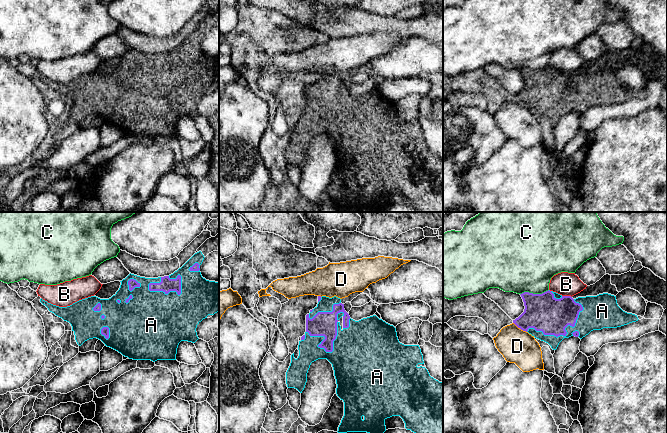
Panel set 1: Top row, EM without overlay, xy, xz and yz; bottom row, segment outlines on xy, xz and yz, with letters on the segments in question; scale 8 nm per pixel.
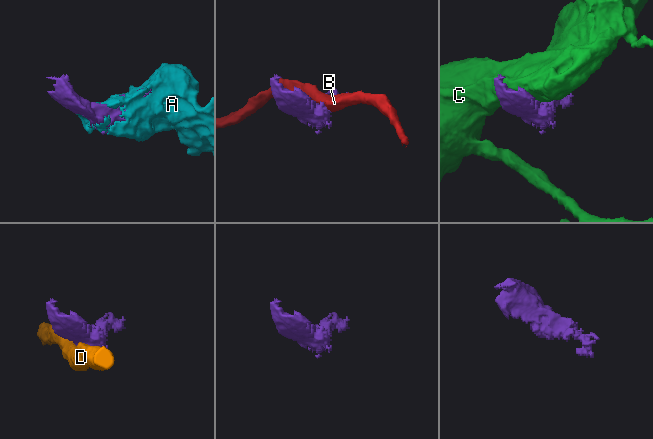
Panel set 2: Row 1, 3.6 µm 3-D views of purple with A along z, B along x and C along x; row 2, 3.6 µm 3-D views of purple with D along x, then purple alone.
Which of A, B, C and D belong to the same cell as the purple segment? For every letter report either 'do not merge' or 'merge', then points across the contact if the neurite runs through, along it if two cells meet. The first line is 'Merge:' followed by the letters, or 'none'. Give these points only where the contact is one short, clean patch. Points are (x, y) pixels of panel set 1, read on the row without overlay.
Merge: A
A: merge
B: do not merge | along yz (562, 71), (569, 71), (571, 73)
C: do not merge
D: do not merge | along yz (513, 98), (526, 108)

